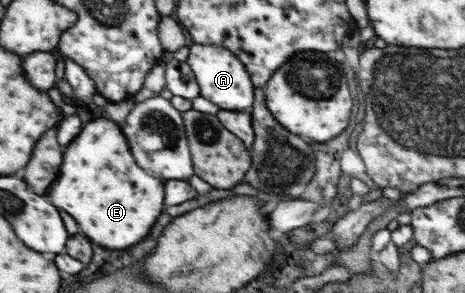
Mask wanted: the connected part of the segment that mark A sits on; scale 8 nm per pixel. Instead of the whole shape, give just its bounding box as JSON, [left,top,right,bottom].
[188,43,254,110]

